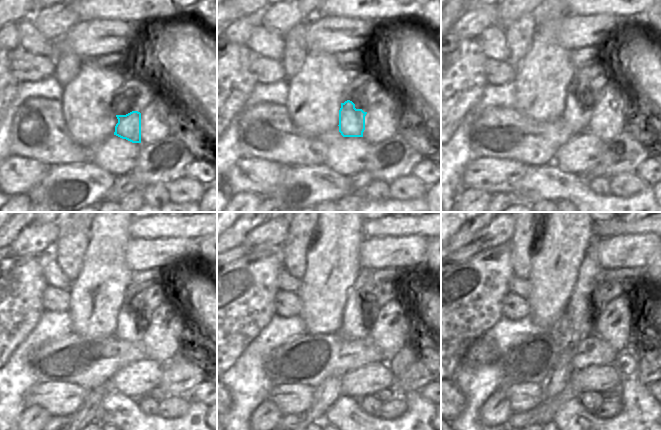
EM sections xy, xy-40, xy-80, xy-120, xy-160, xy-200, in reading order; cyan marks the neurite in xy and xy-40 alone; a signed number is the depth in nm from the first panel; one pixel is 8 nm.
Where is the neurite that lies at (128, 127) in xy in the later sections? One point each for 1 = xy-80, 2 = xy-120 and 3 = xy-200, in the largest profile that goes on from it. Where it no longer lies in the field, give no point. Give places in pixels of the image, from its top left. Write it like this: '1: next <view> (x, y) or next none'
1: next xy-80 (578, 118)
2: next xy-120 (126, 320)
3: next xy-200 (579, 310)

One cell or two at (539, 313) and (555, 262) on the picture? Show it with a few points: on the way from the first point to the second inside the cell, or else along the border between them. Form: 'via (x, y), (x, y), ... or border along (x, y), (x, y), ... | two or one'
via (548, 300), (553, 275) | one

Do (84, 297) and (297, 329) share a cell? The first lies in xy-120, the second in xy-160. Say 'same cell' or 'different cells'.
different cells

